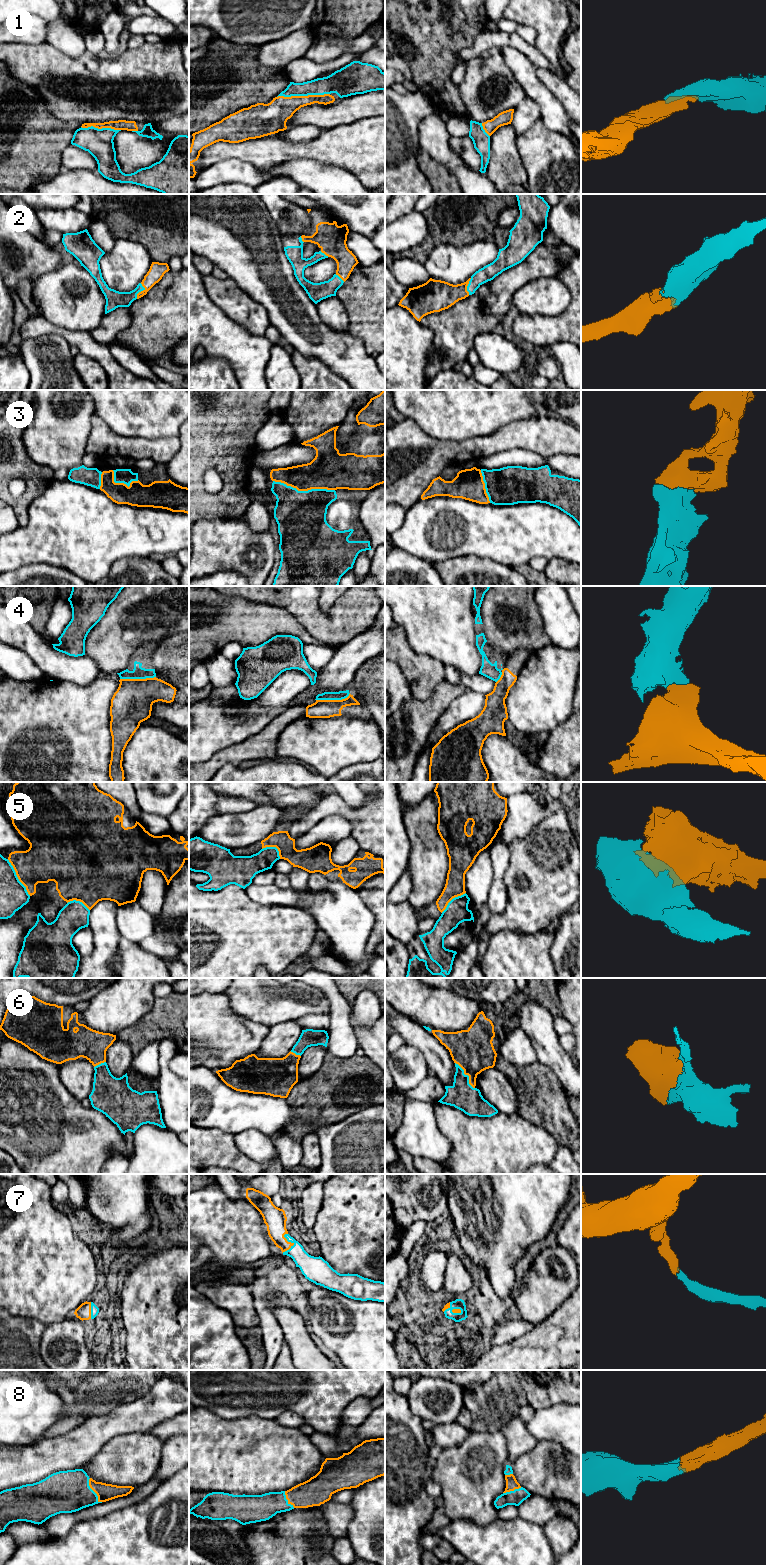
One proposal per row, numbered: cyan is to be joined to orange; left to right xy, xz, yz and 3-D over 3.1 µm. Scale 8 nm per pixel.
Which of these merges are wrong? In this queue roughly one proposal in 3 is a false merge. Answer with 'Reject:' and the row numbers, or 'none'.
Reject: 4, 5

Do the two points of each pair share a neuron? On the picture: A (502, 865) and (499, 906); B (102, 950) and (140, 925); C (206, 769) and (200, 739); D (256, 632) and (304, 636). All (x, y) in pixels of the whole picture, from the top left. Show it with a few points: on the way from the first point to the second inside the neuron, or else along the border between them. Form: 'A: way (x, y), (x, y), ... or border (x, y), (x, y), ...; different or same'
A: way (498, 875), (498, 896); same
B: border (116, 913), (116, 926), (121, 936); different
C: border (224, 748), (199, 764); different
D: way (268, 627), (292, 627); same

